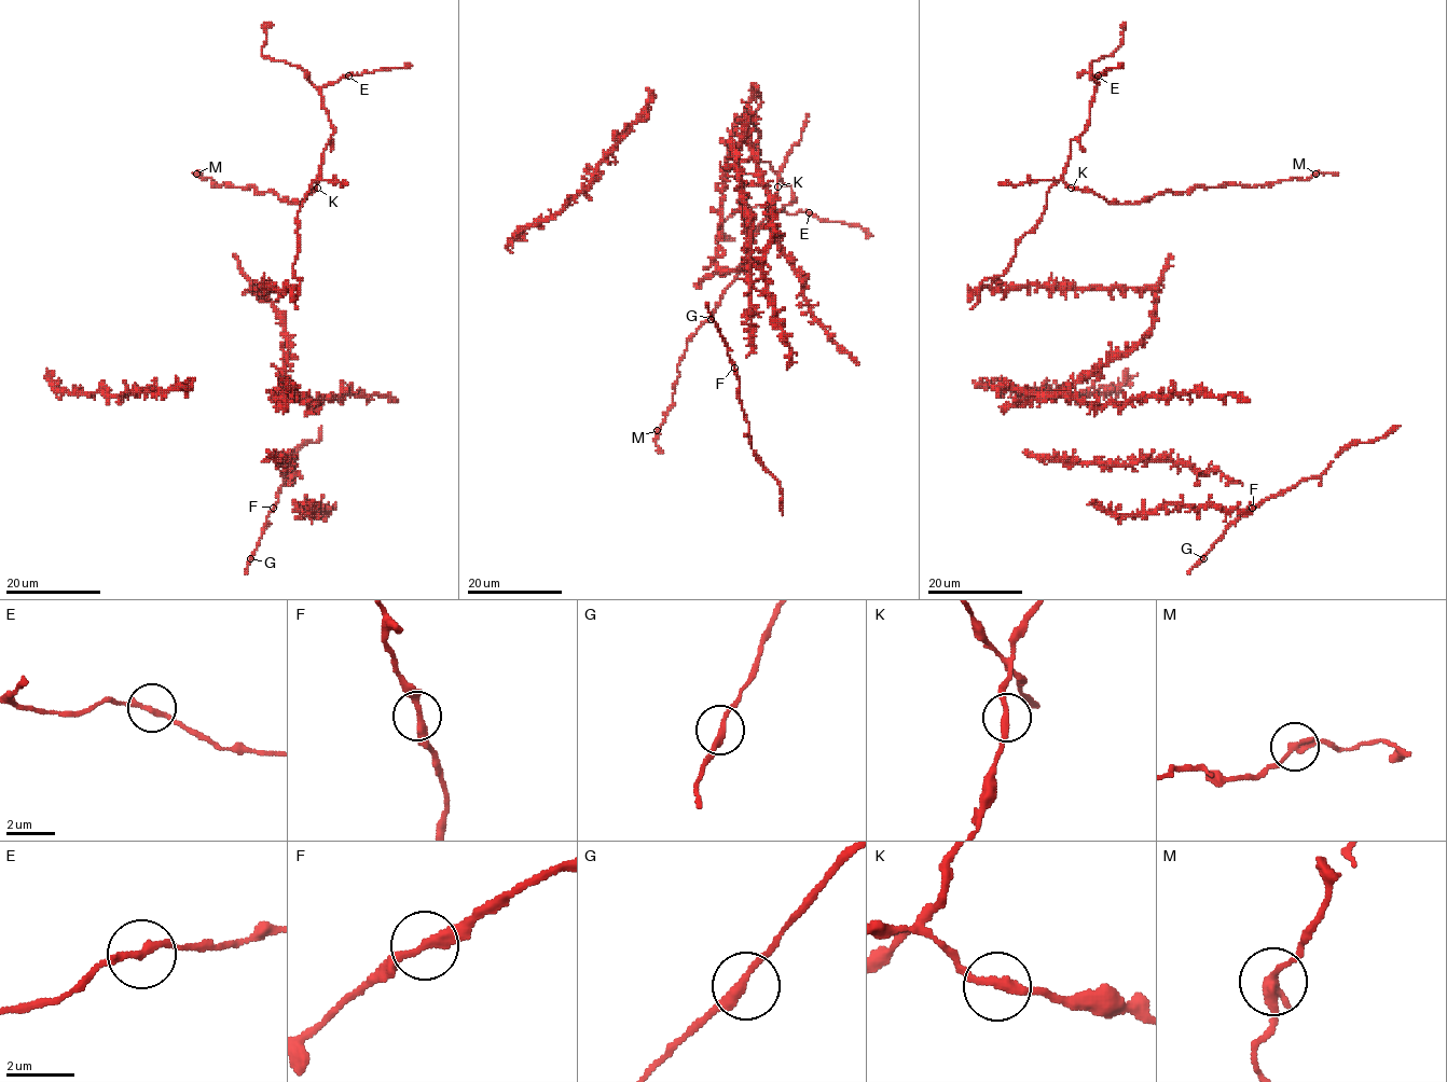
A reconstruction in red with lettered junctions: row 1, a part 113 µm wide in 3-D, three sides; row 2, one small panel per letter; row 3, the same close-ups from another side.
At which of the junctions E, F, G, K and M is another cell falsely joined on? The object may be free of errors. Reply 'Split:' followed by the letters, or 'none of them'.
Split: none of them

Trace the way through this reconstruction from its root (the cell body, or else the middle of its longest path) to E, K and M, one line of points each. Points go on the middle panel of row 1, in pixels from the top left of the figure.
E: (718, 237), (729, 137), (755, 91), (759, 158), (791, 188), (796, 199), (782, 210), (809, 212)
K: (718, 237), (729, 137), (755, 91), (759, 158), (777, 176), (777, 186)
M: (718, 237), (729, 137), (755, 91), (759, 158), (777, 176), (775, 203), (719, 305), (690, 337), (658, 431)

